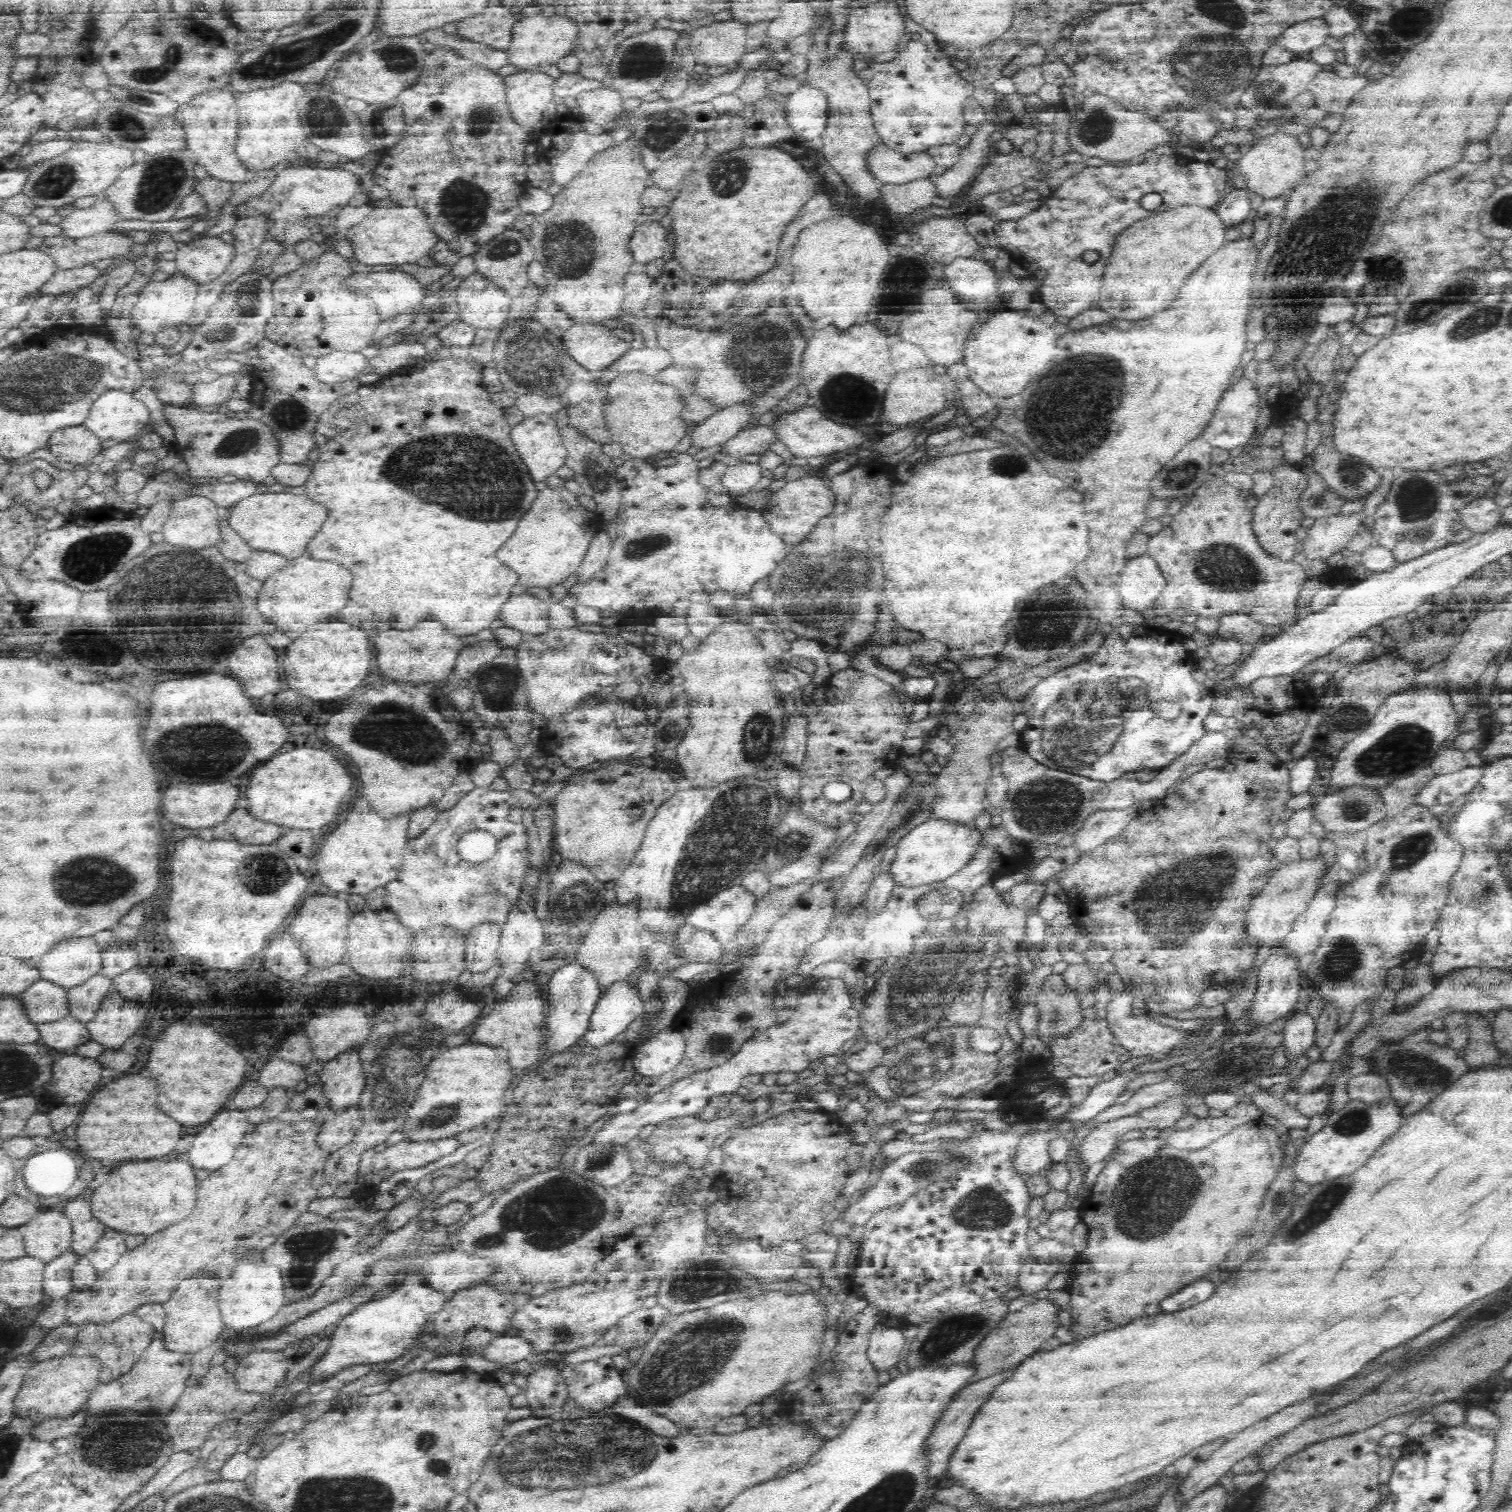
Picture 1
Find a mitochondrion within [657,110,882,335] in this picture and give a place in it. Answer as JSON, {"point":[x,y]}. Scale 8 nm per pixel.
{"point":[729,178]}

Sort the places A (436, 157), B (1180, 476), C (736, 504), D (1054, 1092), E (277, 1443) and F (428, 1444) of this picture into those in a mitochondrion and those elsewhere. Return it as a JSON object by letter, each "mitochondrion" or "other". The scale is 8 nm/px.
{"A":"other","B":"mitochondrion","C":"other","D":"other","E":"other","F":"mitochondrion"}

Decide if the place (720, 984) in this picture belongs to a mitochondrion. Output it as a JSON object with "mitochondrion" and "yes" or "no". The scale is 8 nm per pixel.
{"mitochondrion":"no"}

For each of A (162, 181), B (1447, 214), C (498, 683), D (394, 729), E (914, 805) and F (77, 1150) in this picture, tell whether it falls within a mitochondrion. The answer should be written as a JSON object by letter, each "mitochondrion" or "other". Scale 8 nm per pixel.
{"A":"mitochondrion","B":"other","C":"mitochondrion","D":"mitochondrion","E":"mitochondrion","F":"other"}

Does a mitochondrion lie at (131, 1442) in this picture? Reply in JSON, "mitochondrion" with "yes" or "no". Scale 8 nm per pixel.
{"mitochondrion":"yes"}

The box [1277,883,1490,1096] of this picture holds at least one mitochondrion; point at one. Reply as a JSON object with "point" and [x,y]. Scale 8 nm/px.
{"point":[1411,1069]}

